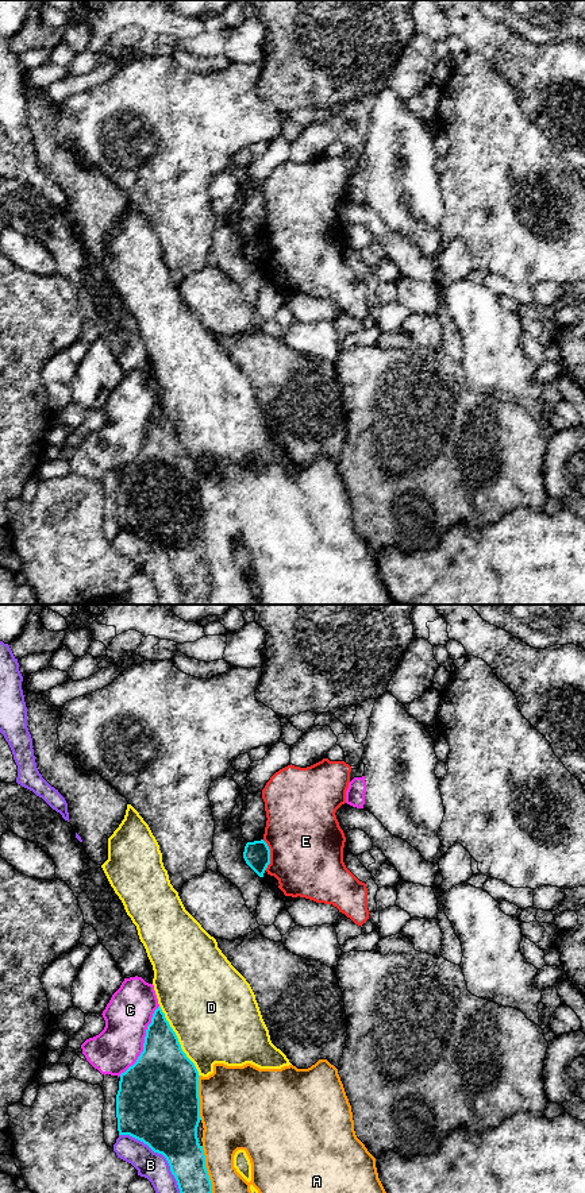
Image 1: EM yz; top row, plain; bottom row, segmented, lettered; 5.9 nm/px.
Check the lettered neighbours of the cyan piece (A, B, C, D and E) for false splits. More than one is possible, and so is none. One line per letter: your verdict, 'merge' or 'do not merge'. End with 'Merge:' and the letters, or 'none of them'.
A: do not merge
B: do not merge
C: do not merge
D: do not merge
E: do not merge
Merge: none of them

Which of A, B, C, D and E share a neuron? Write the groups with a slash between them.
A / B / C / D / E

